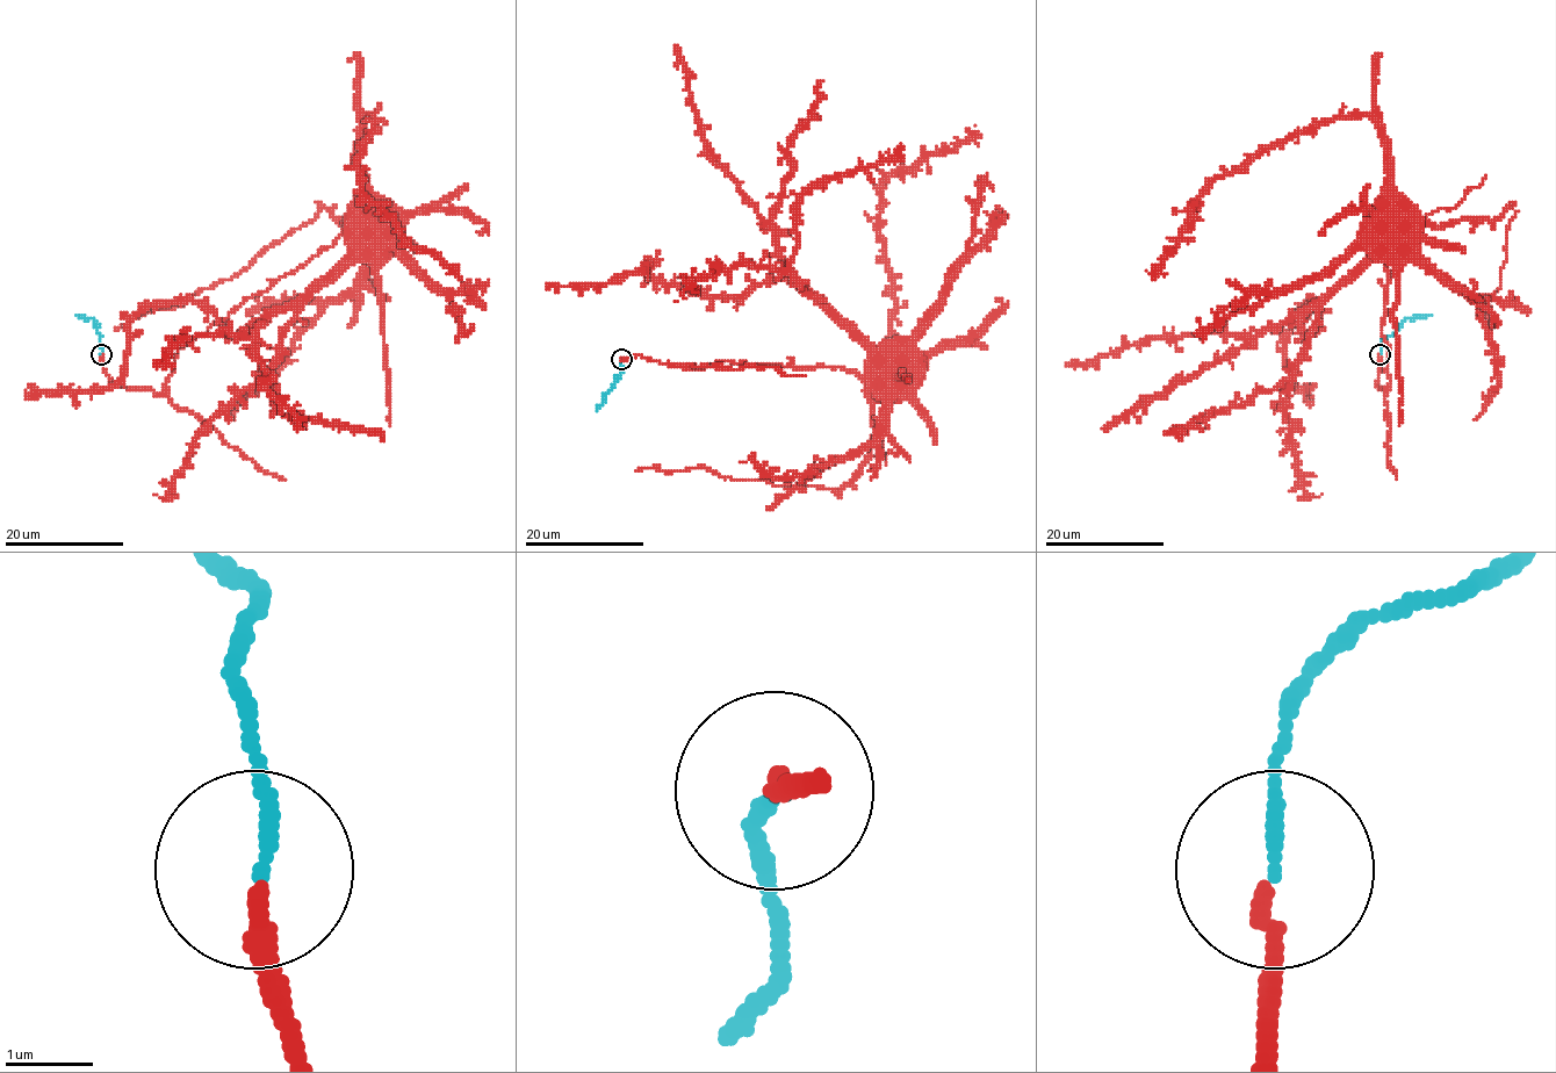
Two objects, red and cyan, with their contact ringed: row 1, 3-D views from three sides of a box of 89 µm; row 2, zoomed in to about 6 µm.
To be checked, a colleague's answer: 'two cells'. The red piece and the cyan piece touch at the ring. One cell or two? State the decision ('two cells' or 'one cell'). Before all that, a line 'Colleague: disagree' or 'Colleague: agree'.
Colleague: agree
two cells

